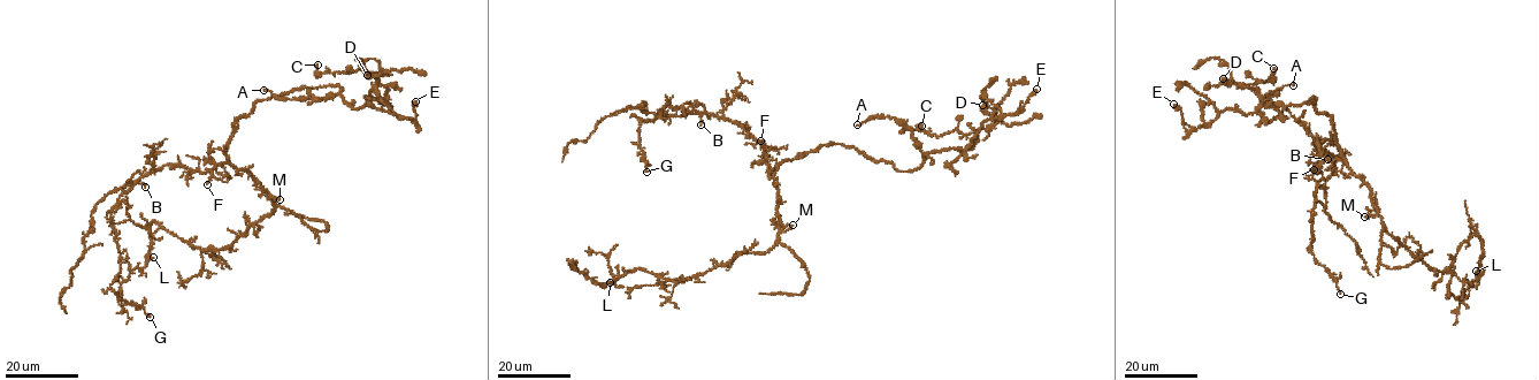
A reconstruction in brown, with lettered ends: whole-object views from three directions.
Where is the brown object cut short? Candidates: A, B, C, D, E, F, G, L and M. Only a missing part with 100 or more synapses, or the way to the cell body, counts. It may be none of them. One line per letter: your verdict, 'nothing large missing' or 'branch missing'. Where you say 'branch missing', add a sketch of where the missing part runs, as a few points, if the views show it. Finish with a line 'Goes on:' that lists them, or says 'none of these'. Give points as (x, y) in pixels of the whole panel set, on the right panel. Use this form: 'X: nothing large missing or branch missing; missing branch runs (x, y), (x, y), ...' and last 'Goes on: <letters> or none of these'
A: nothing large missing
B: nothing large missing
C: nothing large missing
D: nothing large missing
E: nothing large missing
F: nothing large missing
G: nothing large missing
L: nothing large missing
M: nothing large missing
Goes on: none of these

